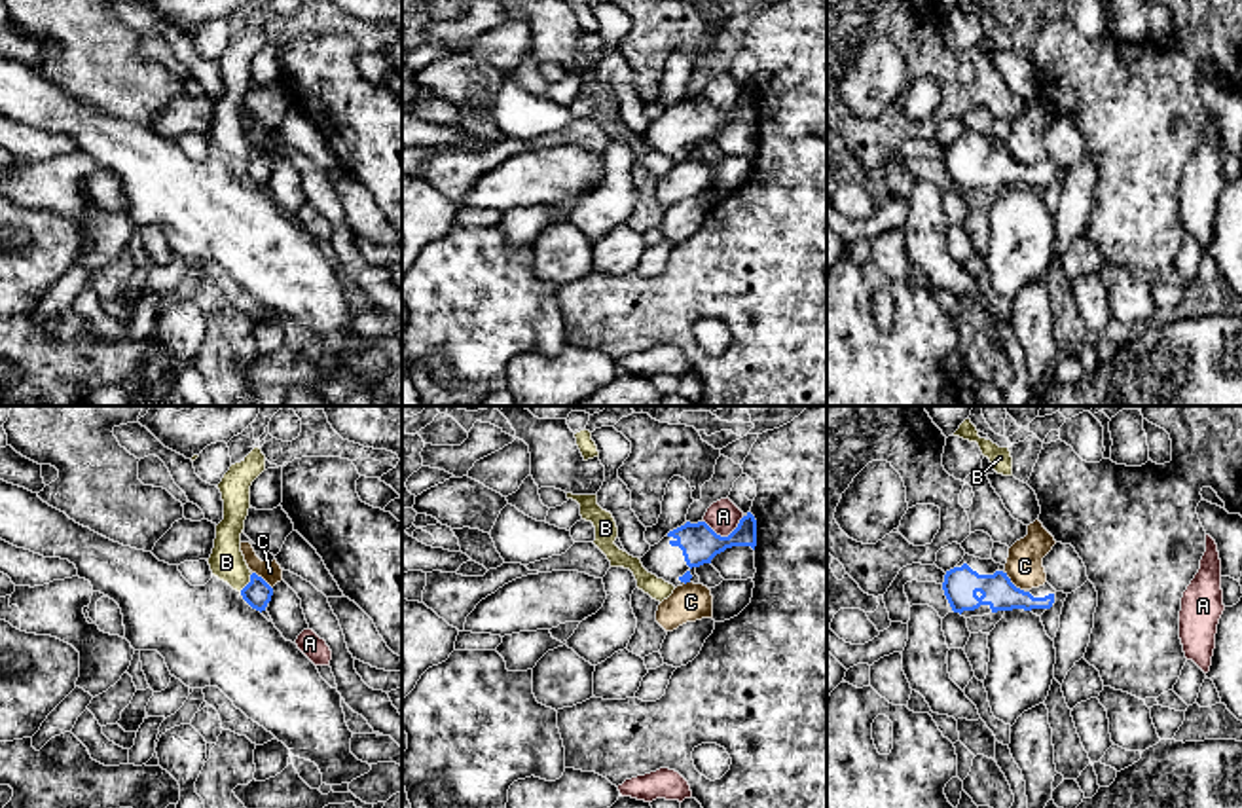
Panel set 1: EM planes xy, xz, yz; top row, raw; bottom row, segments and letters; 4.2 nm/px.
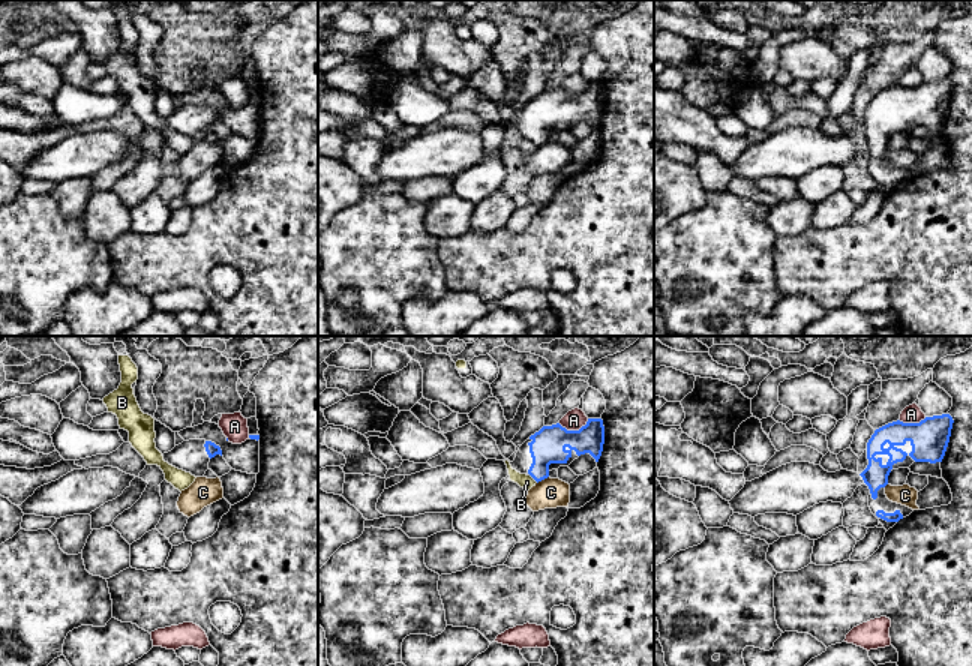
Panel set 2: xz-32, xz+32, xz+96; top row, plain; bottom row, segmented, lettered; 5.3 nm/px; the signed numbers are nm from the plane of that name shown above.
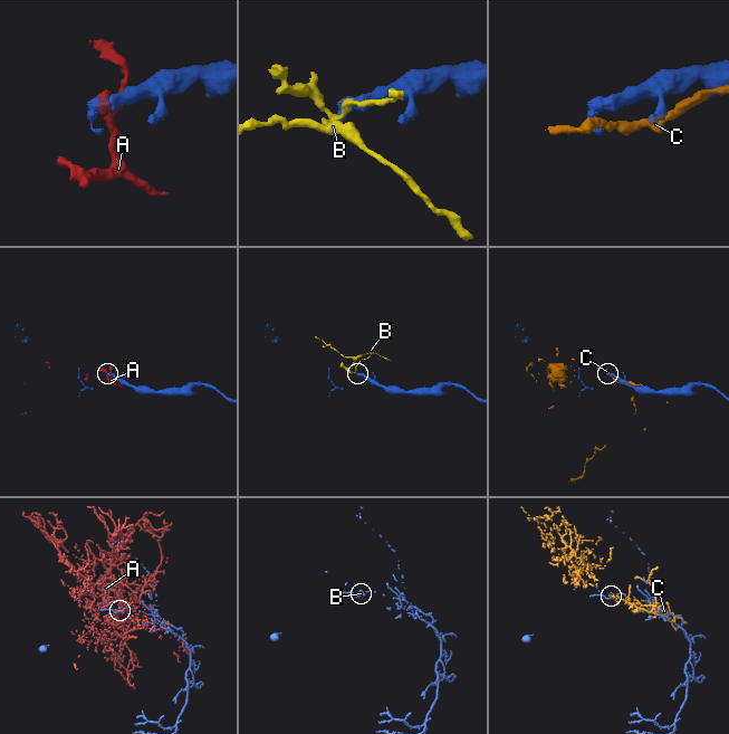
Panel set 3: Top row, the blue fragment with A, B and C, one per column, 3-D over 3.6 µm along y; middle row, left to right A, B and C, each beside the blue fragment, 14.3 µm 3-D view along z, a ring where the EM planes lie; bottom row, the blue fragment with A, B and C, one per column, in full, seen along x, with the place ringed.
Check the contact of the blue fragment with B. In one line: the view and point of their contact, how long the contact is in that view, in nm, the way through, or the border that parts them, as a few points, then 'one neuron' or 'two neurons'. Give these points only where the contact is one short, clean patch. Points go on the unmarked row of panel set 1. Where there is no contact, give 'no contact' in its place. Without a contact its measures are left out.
contact xy (249, 158); length 100 nm; border xy (253, 148), (239, 165); two neurons

